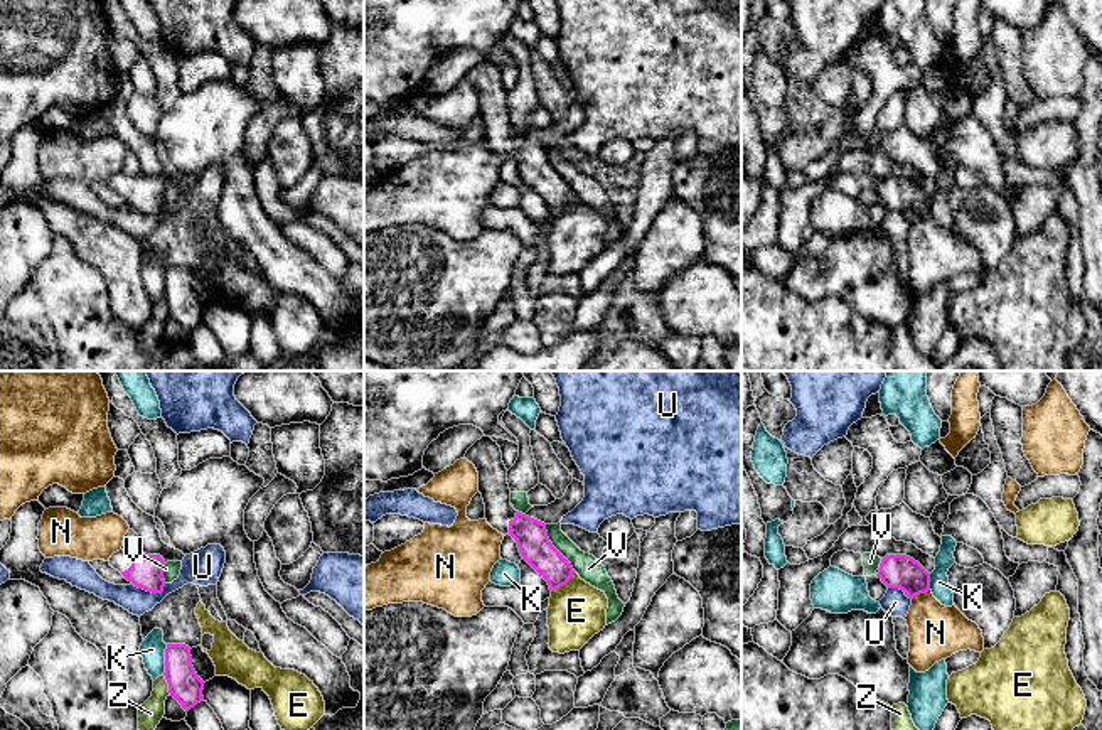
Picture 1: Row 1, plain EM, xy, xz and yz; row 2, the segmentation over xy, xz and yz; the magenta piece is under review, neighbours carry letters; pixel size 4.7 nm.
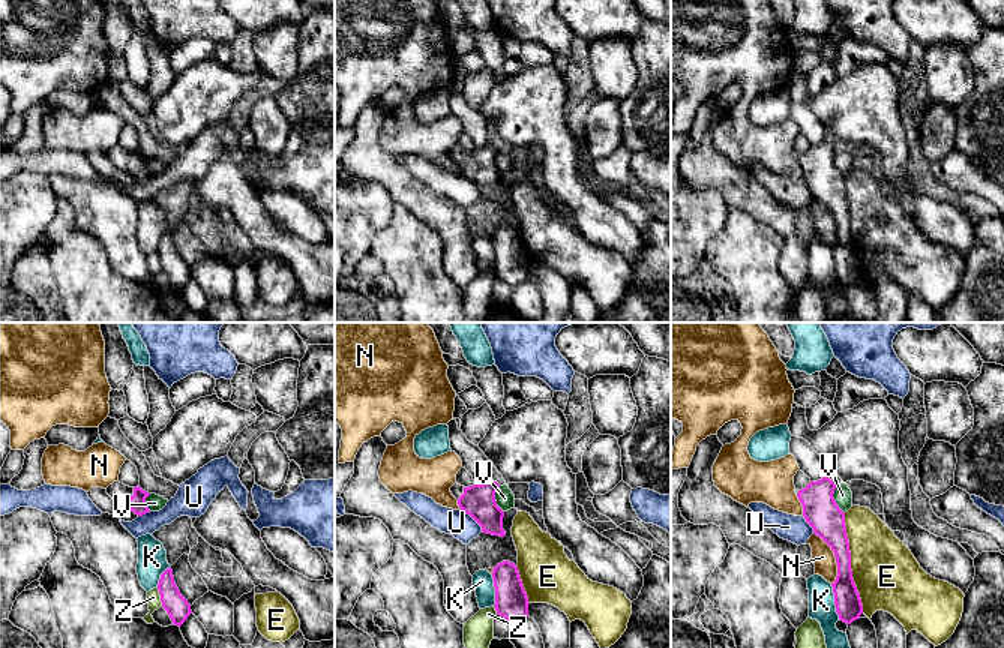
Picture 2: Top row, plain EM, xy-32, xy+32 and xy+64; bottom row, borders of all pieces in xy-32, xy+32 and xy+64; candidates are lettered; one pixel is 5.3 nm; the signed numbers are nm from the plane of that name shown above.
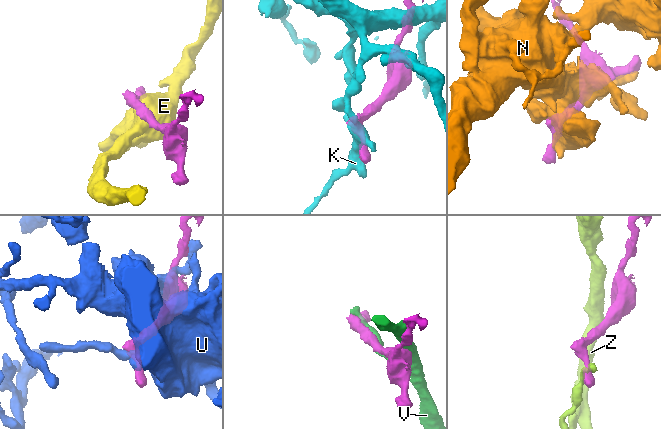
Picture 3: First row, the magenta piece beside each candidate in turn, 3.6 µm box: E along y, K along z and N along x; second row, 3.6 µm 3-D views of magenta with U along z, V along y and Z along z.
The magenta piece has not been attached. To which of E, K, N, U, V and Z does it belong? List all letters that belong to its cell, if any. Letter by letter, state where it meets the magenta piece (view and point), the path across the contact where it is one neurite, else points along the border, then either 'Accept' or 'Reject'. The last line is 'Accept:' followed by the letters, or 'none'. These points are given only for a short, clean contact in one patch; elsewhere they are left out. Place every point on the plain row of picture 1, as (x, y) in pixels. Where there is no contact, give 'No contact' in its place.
E: Touches magenta at xz (563, 206). Reject
K: Touches magenta at xy (165, 282). Reject
N: Touches magenta at yz (920, 214). Reject
U: Touches magenta at xy (150, 213). Reject
V: Touches magenta at xz (555, 171). Reject
Z: Touches magenta at xy (169, 307). Boundary: xy (162, 297), (171, 316). Reject
Accept: none

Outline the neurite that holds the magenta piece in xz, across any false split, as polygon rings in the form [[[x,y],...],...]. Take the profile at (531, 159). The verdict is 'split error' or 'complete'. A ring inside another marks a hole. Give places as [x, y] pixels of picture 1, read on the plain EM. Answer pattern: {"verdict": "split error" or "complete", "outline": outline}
{"verdict": "split error", "outline": [[[490,59],[477,62],[465,76],[479,94],[479,115],[485,126],[485,142],[499,155],[511,157],[526,182],[556,212],[570,204],[575,192],[553,169],[546,147],[511,128],[511,111],[502,74]]]}

